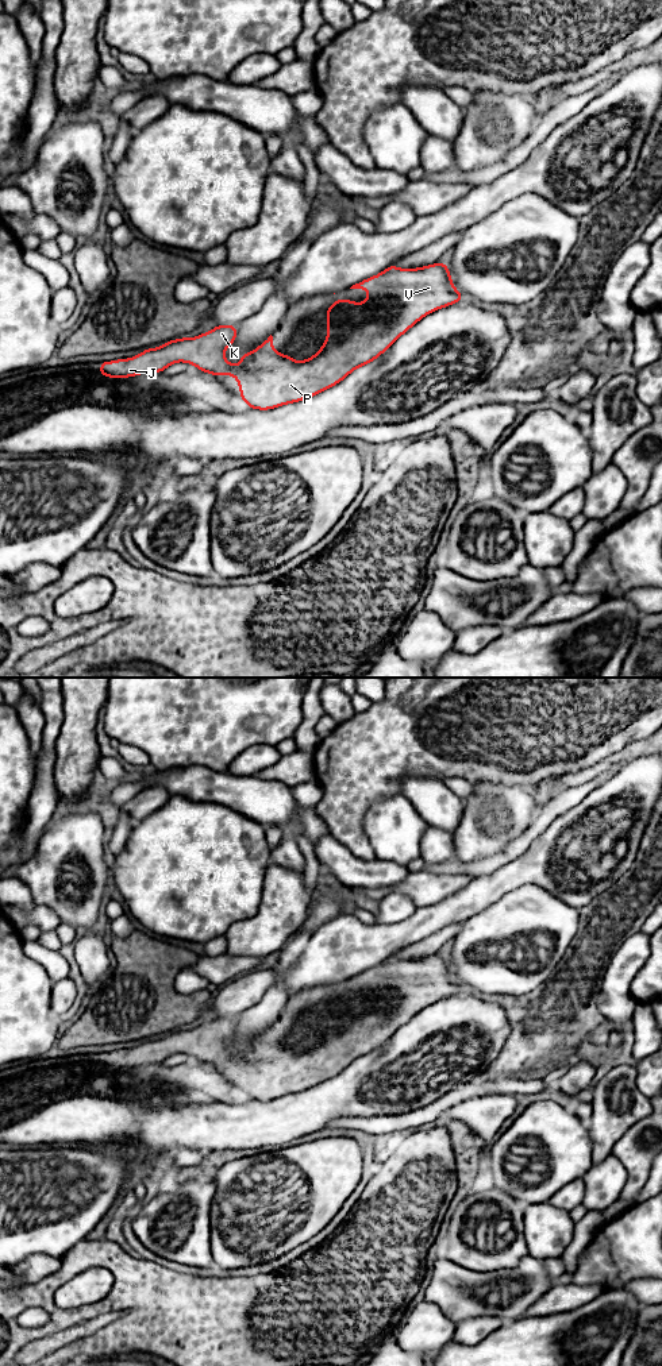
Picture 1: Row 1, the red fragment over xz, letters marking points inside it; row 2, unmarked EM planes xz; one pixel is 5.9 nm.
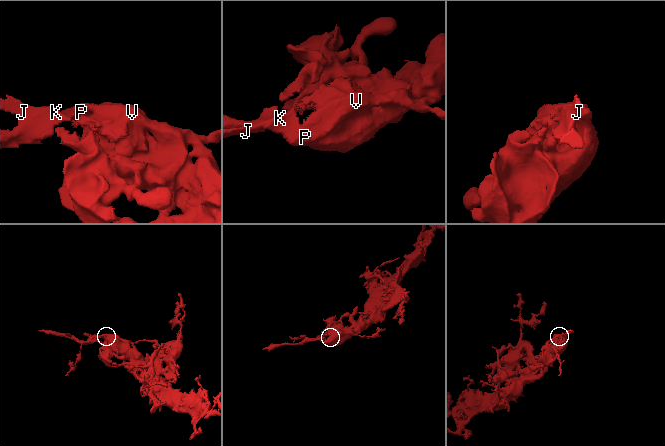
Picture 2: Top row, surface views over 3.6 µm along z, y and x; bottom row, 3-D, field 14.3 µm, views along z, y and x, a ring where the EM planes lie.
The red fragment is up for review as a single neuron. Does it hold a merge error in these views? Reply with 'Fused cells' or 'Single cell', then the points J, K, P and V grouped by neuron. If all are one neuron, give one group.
Single cell. Groups: J K P V

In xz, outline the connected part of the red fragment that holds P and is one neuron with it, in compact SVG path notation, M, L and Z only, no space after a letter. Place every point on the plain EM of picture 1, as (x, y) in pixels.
M444 953L428 956L419 960L399 960L394 956L389 957L378 966L370 968L353 976L350 980L370 981L362 995L349 991L335 991L335 993L326 1000L327 1003L327 1031L323 1034L320 1042L303 1053L292 1050L289 1046L282 1046L273 1039L273 1027L270 1026L257 1041L243 1045L239 1056L231 1056L224 1047L224 1041L234 1035L236 1029L236 1016L218 1016L212 1022L190 1030L176 1030L163 1034L159 1039L147 1039L142 1045L130 1050L118 1050L113 1053L101 1053L100 1065L111 1069L127 1069L146 1064L162 1064L166 1058L176 1053L185 1053L195 1056L200 1062L212 1066L234 1066L239 1078L239 1088L251 1099L268 1101L278 1099L290 1093L300 1093L305 1089L313 1088L328 1078L335 1077L345 1070L355 1060L367 1056L385 1043L393 1033L413 1018L419 1011L428 1004L446 999L451 995L465 991L462 985L454 979L451 966Z

